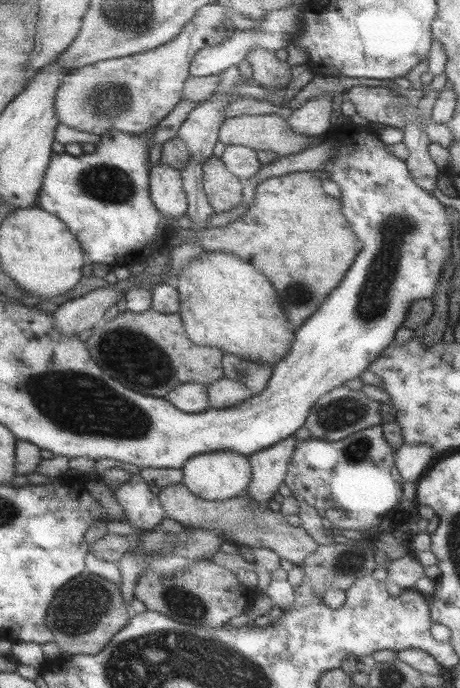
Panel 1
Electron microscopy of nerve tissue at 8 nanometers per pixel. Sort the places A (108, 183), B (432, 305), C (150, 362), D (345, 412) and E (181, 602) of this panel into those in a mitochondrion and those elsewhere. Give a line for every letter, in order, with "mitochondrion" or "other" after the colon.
A: mitochondrion
B: other
C: mitochondrion
D: mitochondrion
E: mitochondrion

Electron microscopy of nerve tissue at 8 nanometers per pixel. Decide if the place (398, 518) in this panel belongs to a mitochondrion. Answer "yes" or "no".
no

